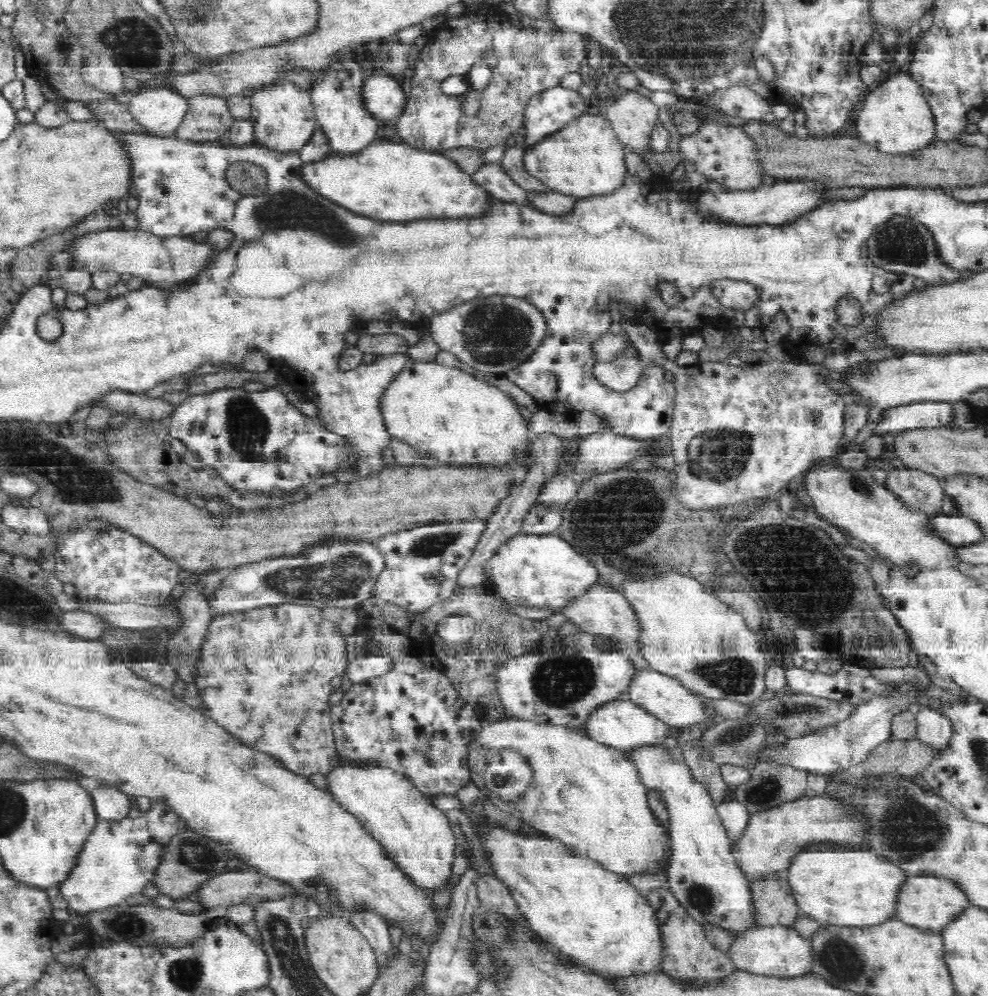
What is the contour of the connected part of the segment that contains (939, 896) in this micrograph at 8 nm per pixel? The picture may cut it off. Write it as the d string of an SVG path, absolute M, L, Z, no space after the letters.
M920 874L920 876L909 876L903 884L898 897L898 904L895 918L916 926L920 929L926 929L933 933L941 933L946 926L950 926L956 921L956 917L964 914L968 907L971 907L970 897L959 887L958 882L950 878L936 876L932 874Z

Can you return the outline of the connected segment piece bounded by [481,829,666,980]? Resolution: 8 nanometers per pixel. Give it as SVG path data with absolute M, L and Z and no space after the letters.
M494 829L485 838L481 843L488 862L492 864L496 876L510 887L514 900L523 912L525 923L540 932L550 944L558 946L560 952L569 955L574 963L612 980L664 973L666 945L656 911L647 895L628 878L604 870L596 861L578 858L558 839L525 837L504 829Z

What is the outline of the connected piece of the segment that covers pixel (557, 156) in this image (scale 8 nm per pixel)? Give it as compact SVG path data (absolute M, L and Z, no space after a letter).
M584 113L536 146L529 147L524 163L528 173L552 191L582 199L612 193L626 182L624 150L604 113Z

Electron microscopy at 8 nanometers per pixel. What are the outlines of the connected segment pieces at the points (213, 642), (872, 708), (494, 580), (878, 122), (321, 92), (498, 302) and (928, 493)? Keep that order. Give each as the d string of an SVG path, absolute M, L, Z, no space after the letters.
M284 602L270 606L258 606L258 608L240 610L235 613L216 615L208 622L206 634L204 634L203 642L199 647L199 658L196 663L198 670L196 670L196 678L194 681L202 698L202 704L198 708L198 711L218 723L245 745L270 755L274 760L283 765L284 768L292 771L294 774L299 774L299 776L306 779L314 776L314 774L327 775L341 765L341 758L336 748L333 722L331 720L332 706L328 704L330 694L333 692L332 679L335 676L344 675L348 666L345 636L340 633L337 624L324 618L320 609L314 605L308 606L293 602Z
M890 682L884 684L884 694L874 694L872 698L862 700L863 702L852 707L851 714L845 720L815 733L788 739L781 751L774 751L768 747L758 759L773 758L775 762L780 762L782 765L795 766L820 775L826 775L828 772L834 772L840 768L859 765L876 744L892 738L891 724L896 714L922 707L922 702L930 698L926 695L928 687L921 686L920 688L917 683Z
M554 532L514 535L487 562L486 574L501 598L514 604L546 607L553 611L562 610L599 584L595 563Z
M898 73L885 78L880 88L865 96L856 122L857 136L868 142L868 147L883 153L902 154L926 148L936 140L936 121L933 110L924 98L920 85L908 74Z
M351 51L342 53L339 61L328 67L331 71L310 92L313 113L333 154L348 158L366 149L376 140L378 120L366 112L360 101L360 86L368 72L362 70L362 65L356 61L354 52Z
M495 295L486 298L476 298L464 302L460 306L446 309L438 315L434 315L428 326L434 340L439 344L440 350L446 350L455 355L461 362L465 362L475 368L479 375L491 372L492 374L504 374L506 370L518 366L524 362L540 344L540 340L546 334L546 321L531 302L522 298L508 295Z
M894 467L888 474L885 485L905 502L906 506L927 511L928 514L942 513L945 491L943 480L918 468Z

